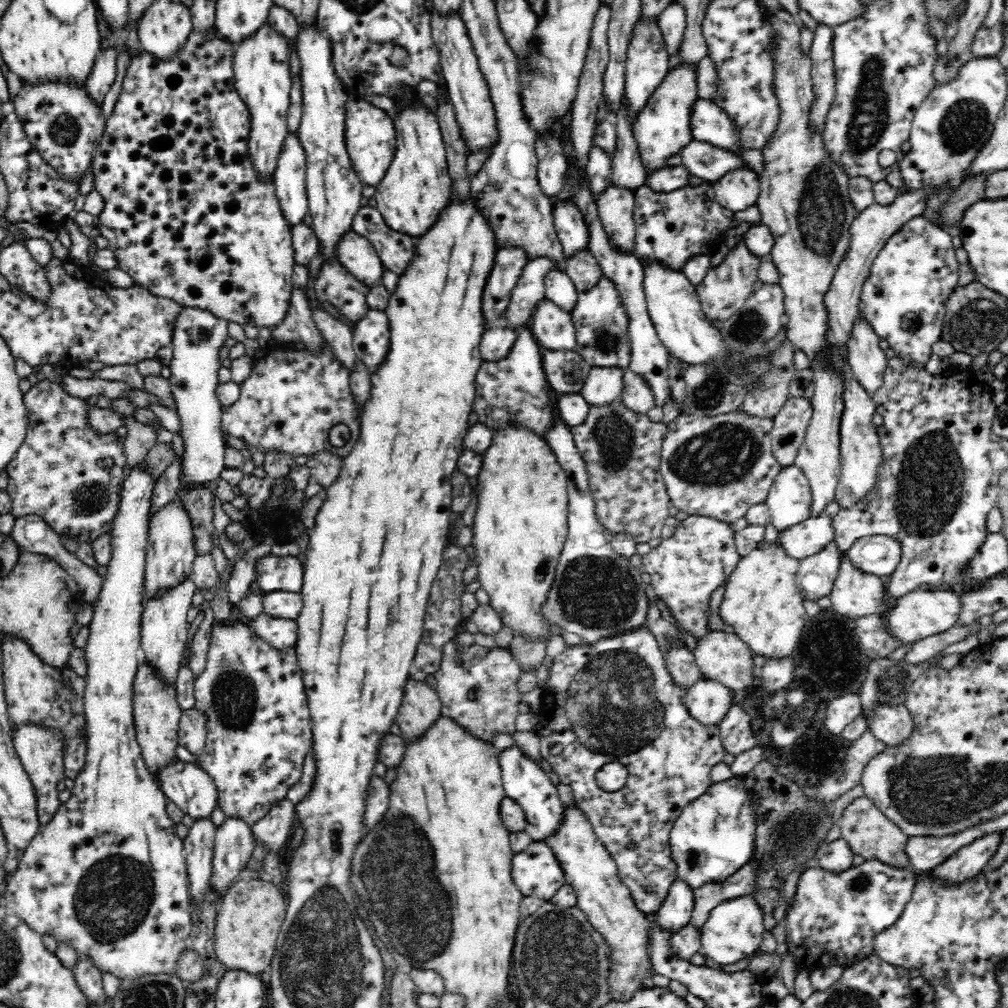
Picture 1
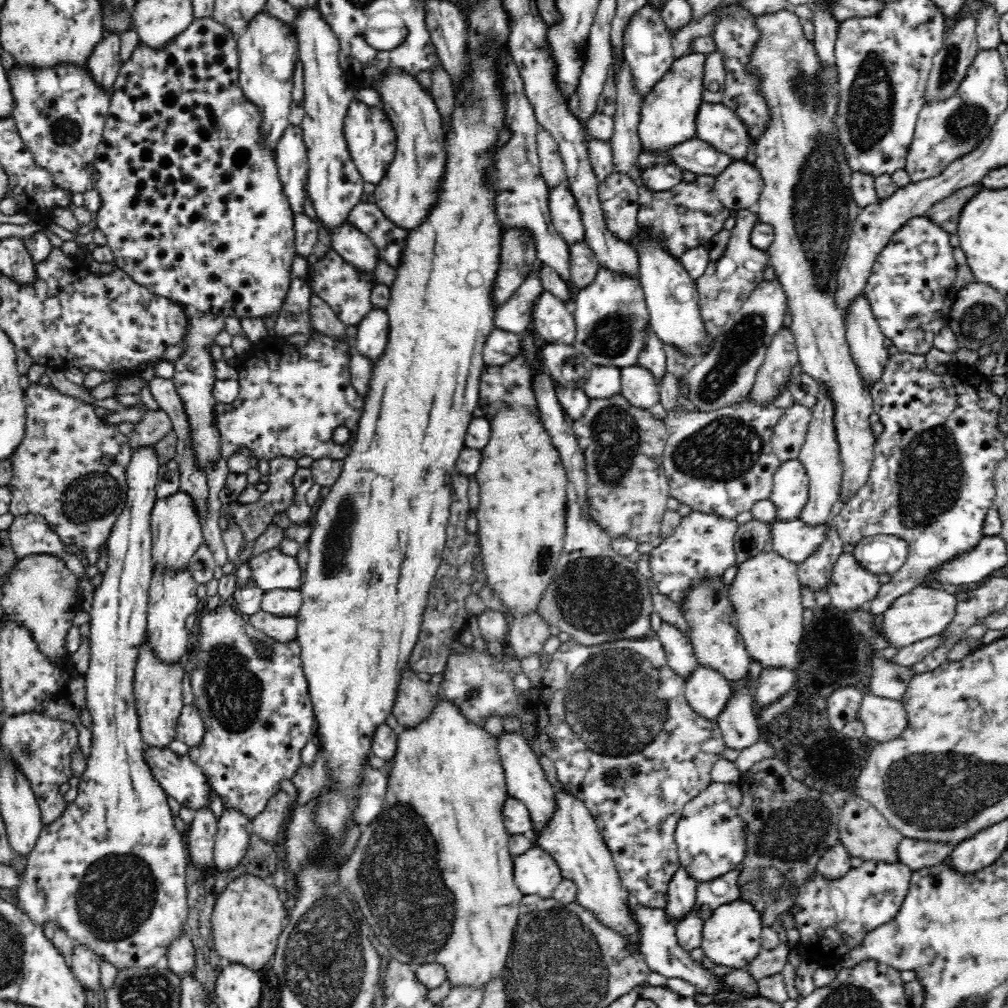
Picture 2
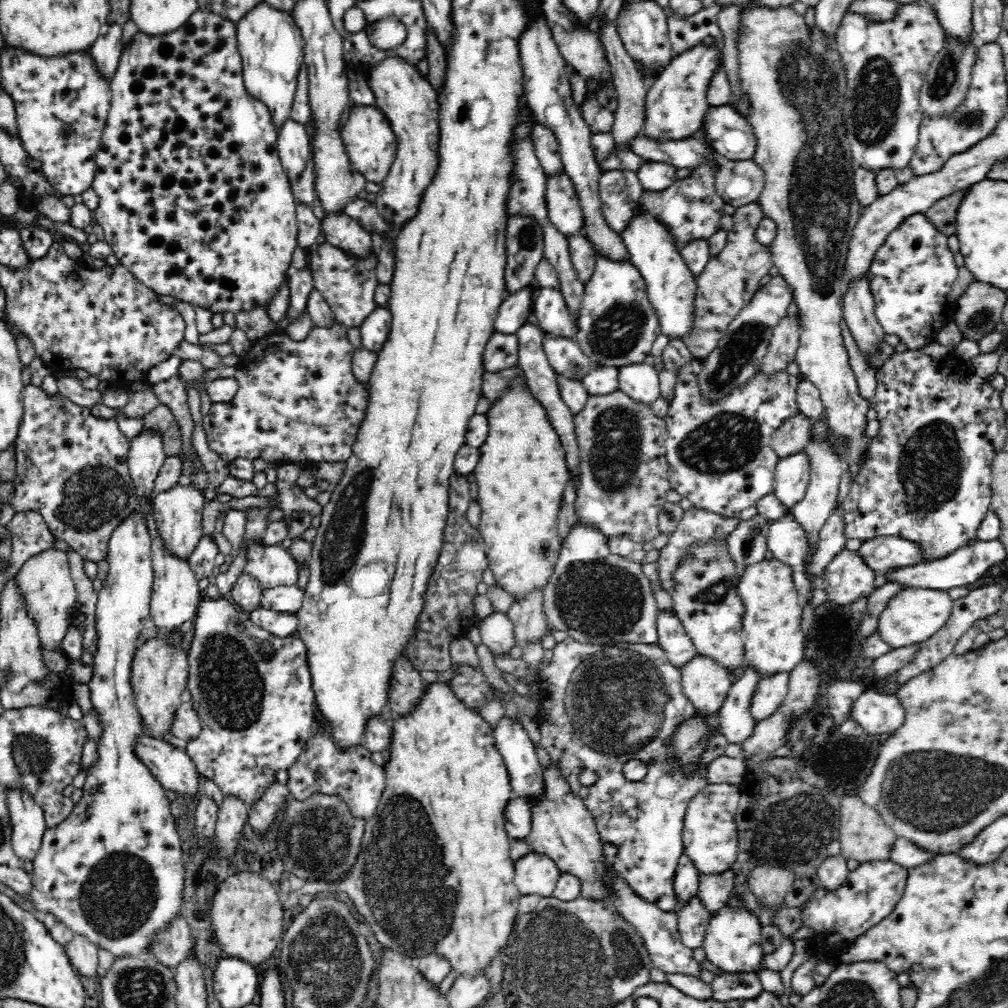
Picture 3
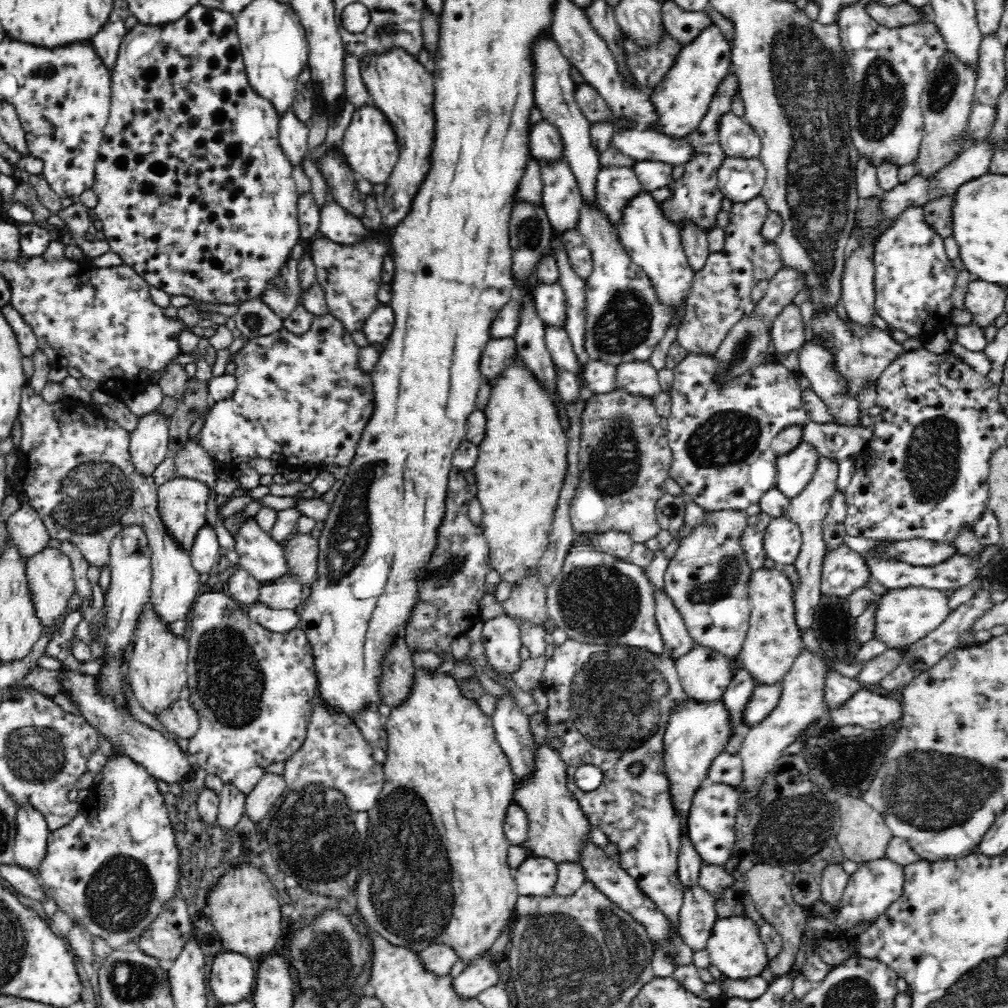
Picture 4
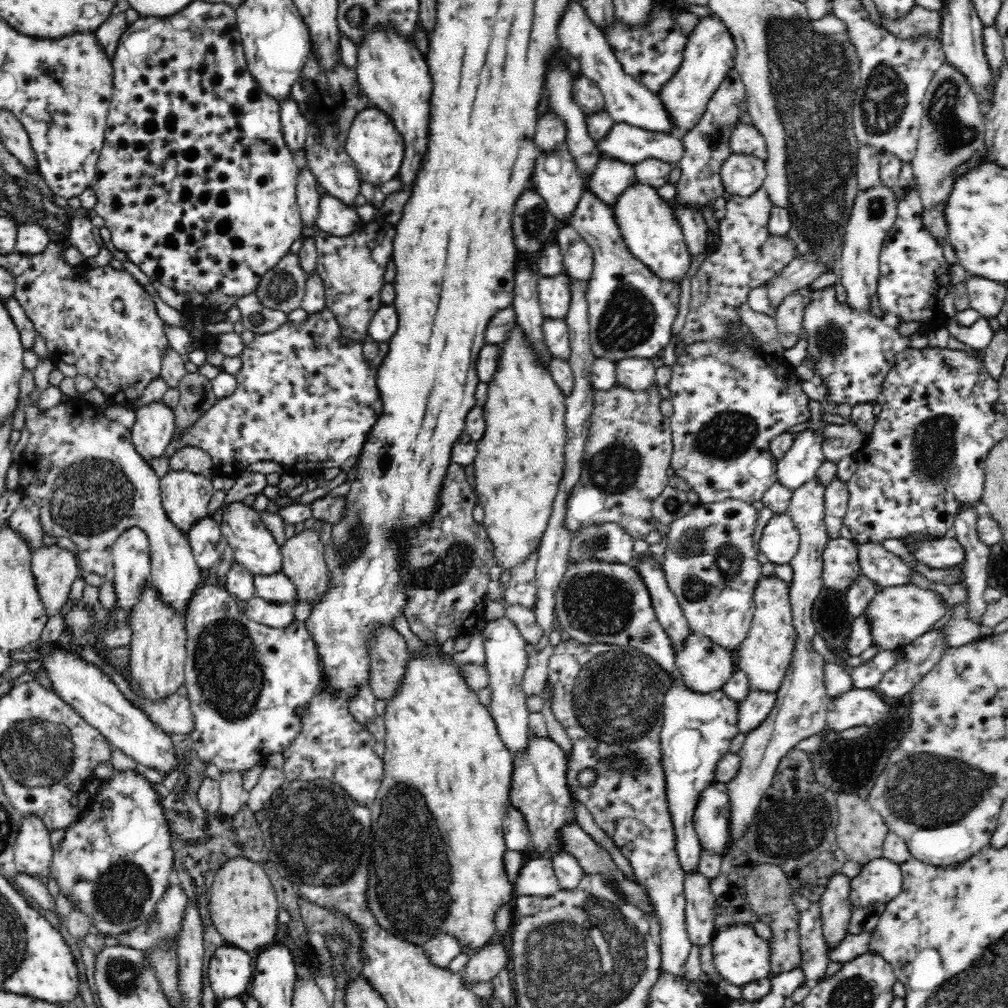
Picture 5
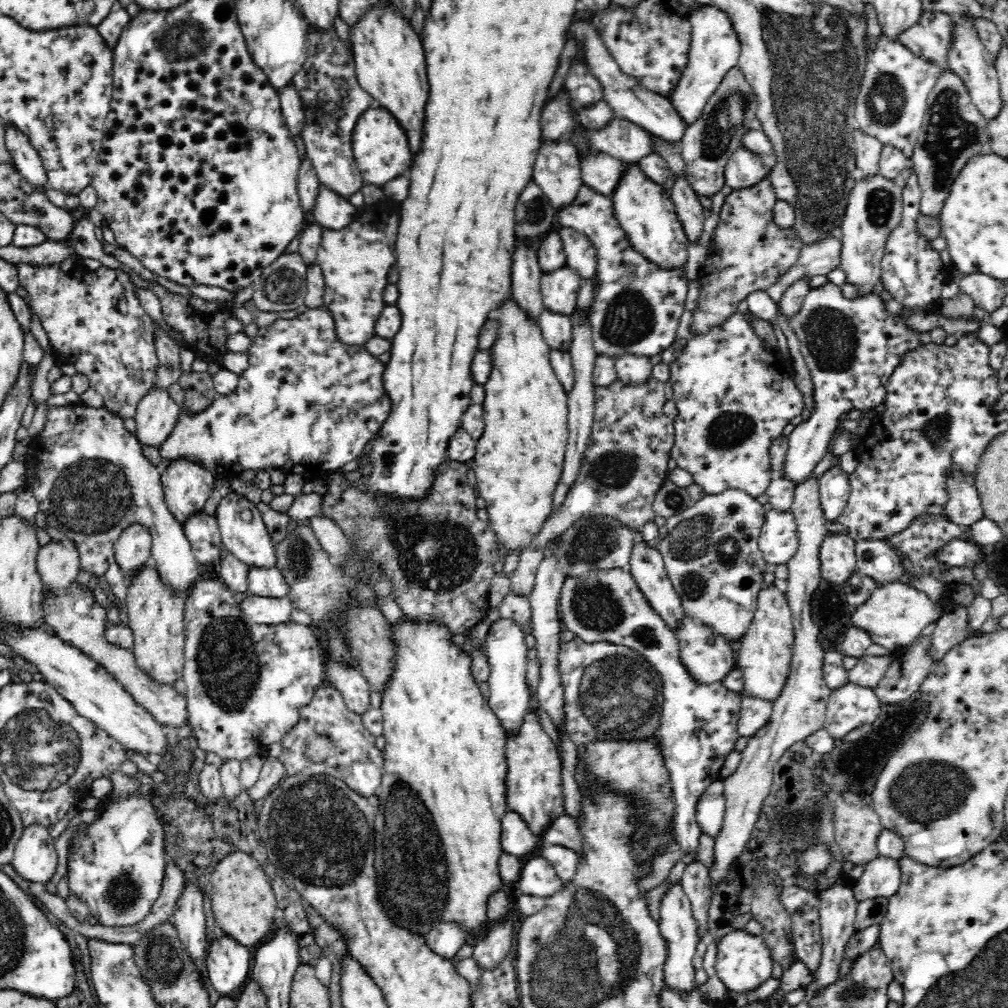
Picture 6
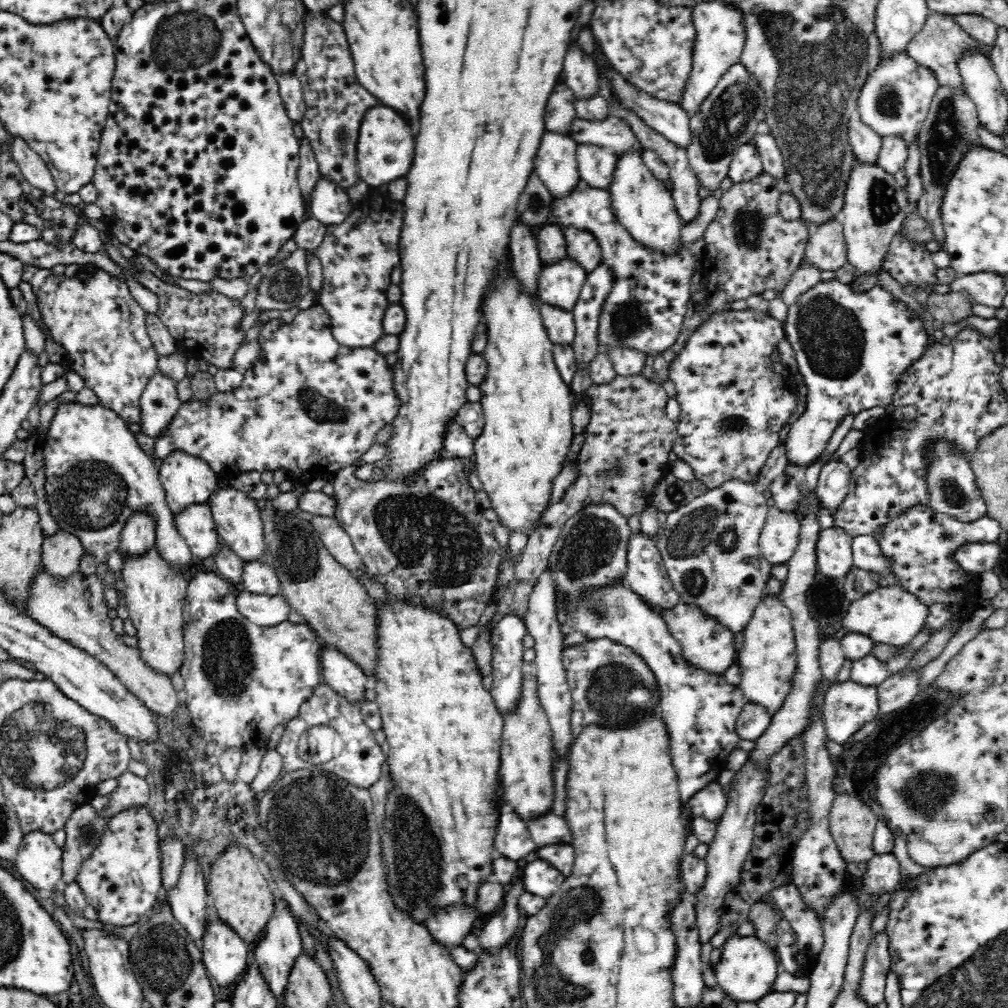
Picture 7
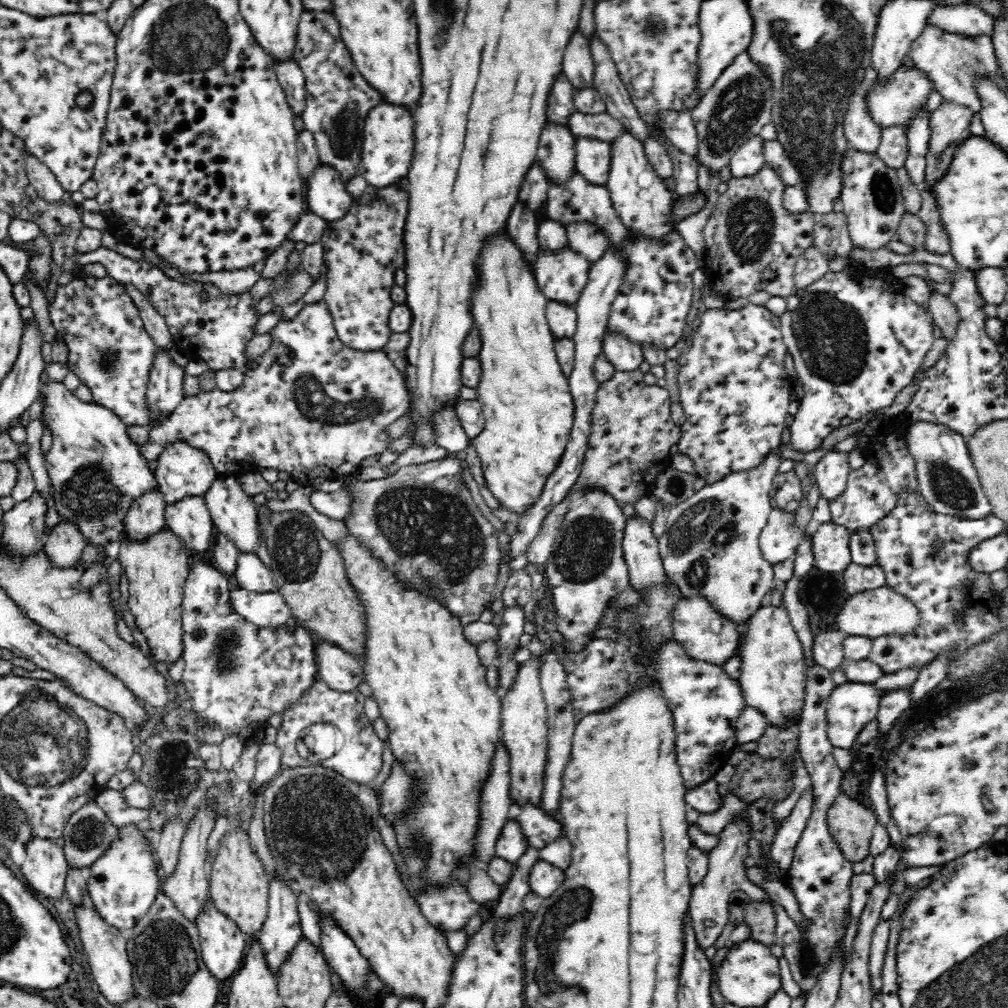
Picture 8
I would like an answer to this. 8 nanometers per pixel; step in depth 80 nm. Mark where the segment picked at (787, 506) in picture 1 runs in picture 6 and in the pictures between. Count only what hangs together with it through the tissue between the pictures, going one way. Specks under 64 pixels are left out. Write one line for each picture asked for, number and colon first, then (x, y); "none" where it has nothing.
2: (790, 491)
3: (791, 477)
4: (795, 470)
5: (799, 465)
6: (851, 346)

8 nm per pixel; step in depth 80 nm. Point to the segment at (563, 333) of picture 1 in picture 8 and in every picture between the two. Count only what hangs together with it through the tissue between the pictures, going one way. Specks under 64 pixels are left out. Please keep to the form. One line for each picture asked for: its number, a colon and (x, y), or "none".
2: (553, 322)
3: (550, 312)
4: (549, 299)
5: (554, 293)
6: (559, 290)
7: (559, 285)
8: (561, 275)

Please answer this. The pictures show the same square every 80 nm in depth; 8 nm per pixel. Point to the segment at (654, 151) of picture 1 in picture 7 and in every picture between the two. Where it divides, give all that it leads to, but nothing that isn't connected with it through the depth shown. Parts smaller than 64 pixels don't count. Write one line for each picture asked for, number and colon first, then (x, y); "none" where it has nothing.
2: (668, 113)
3: (675, 104)
4: (681, 99)
5: (708, 57)
6: (714, 47)
7: (719, 40)

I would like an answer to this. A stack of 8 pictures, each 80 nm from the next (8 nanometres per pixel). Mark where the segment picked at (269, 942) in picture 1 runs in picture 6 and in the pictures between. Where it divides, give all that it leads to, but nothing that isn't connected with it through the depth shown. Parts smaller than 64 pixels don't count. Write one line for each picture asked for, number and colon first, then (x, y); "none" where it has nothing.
2: (248, 917)
3: (247, 915)
4: (244, 907)
5: (243, 906)
6: (242, 899)

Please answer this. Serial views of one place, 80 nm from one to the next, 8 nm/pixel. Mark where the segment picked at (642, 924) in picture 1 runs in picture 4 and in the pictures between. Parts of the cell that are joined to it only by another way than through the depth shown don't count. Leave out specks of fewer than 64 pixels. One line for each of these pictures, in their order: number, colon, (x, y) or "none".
2: (572, 838)
3: (562, 828)
4: (559, 830)

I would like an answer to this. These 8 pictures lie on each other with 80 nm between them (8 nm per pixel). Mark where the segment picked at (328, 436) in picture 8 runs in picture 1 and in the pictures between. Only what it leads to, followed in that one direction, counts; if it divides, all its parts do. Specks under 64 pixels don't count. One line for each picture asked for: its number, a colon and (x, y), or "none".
1: (292, 399)
2: (290, 400)
3: (297, 401)
4: (302, 400)
5: (306, 397)
6: (307, 403)
7: (310, 406)

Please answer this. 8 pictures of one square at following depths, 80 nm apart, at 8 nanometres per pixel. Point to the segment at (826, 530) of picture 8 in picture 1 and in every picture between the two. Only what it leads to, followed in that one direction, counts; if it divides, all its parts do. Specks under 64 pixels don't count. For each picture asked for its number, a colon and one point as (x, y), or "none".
1: (855, 594)
2: (851, 587)
3: (847, 578)
4: (844, 571)
5: (841, 568)
6: (837, 554)
7: (834, 552)

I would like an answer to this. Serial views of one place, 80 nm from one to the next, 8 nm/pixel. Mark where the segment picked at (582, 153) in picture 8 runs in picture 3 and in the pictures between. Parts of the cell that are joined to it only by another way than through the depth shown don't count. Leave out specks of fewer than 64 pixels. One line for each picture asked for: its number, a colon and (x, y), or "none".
3: (620, 191)
4: (616, 187)
5: (611, 177)
6: (601, 172)
7: (596, 164)

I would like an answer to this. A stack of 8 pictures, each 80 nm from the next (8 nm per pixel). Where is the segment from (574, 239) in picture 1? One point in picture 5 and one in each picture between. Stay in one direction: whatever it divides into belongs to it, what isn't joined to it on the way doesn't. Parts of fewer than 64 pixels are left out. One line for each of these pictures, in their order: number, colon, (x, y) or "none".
2: (566, 217)
3: (564, 209)
4: (562, 201)
5: (559, 184)

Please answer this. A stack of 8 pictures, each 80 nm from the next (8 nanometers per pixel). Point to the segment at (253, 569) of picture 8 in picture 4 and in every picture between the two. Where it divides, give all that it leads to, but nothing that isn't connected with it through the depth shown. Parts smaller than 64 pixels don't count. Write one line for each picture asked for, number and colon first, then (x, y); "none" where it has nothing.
4: (286, 593)
5: (277, 588)
6: (269, 582)
7: (257, 577)

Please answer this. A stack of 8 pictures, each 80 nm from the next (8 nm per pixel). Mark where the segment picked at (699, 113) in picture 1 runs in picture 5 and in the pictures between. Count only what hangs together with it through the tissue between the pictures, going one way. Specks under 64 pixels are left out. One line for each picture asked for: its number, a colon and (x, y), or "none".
2: (716, 124)
3: (729, 133)
4: (736, 137)
5: (745, 139)

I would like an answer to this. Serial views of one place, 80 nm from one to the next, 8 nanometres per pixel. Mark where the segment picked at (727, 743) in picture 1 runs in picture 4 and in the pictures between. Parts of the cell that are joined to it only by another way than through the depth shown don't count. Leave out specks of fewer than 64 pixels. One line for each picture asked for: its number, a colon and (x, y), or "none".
2: (738, 725)
3: (736, 723)
4: (742, 686)

